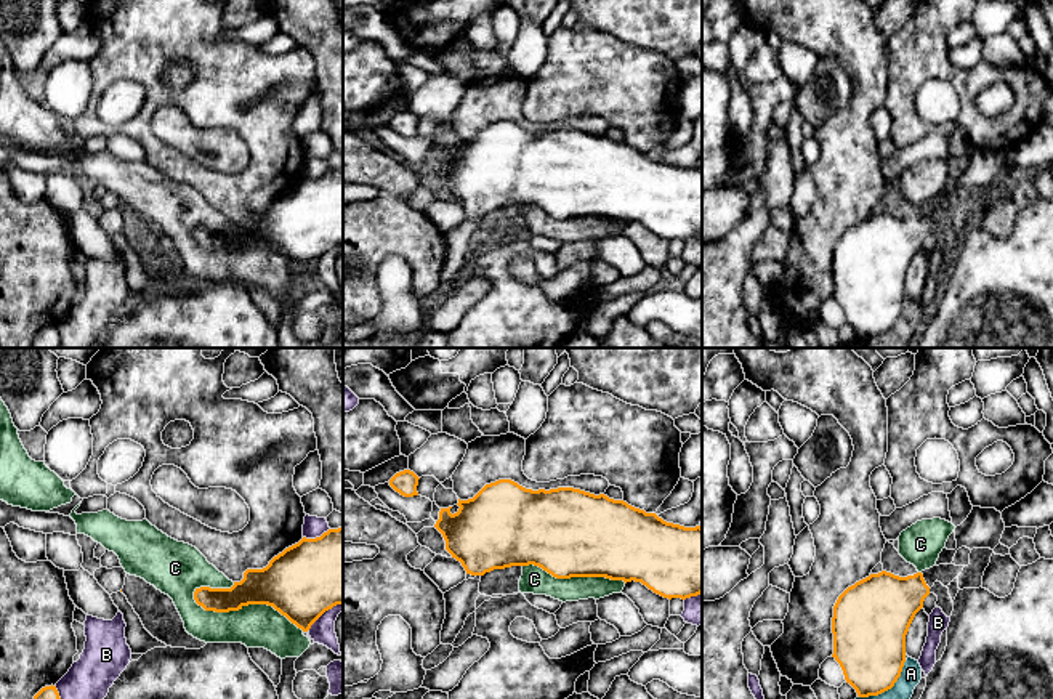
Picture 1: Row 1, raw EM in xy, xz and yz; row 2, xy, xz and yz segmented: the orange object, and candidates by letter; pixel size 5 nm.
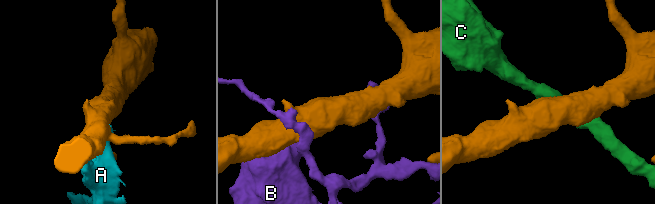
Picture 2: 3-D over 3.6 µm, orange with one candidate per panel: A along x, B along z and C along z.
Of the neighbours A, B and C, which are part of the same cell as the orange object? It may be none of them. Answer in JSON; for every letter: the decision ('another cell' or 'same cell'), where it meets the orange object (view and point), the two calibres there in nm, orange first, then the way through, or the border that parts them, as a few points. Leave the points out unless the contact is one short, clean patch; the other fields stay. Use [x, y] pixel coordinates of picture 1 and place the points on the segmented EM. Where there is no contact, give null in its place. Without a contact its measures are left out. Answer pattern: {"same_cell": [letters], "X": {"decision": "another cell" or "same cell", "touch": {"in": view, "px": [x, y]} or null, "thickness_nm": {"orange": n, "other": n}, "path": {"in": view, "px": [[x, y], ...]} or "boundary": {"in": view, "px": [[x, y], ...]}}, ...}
{"same_cell": [], "A": {"decision": "another cell", "touch": {"in": "yz", "px": [888, 688]}, "thickness_nm": {"orange": 360, "other": 110}}, "B": {"decision": "another cell", "touch": {"in": "xy", "px": [316, 537]}, "thickness_nm": {"orange": 380, "other": 100}}, "C": {"decision": "another cell", "touch": {"in": "xy", "px": [246, 605]}, "thickness_nm": {"orange": 300, "other": 220}}}

